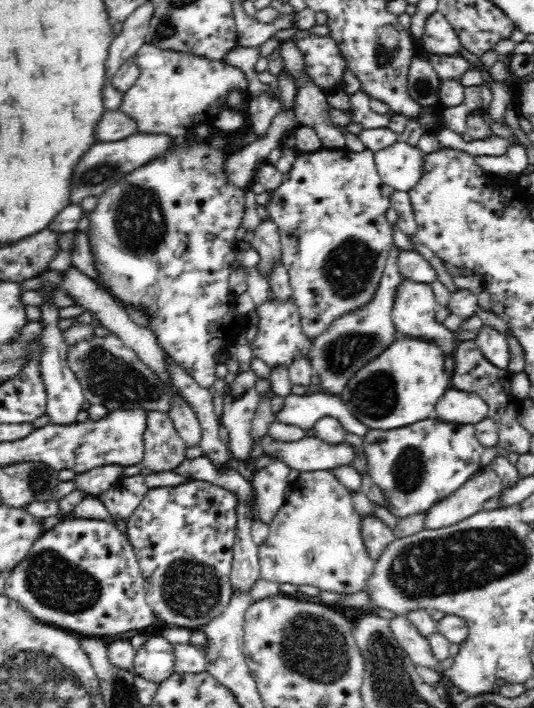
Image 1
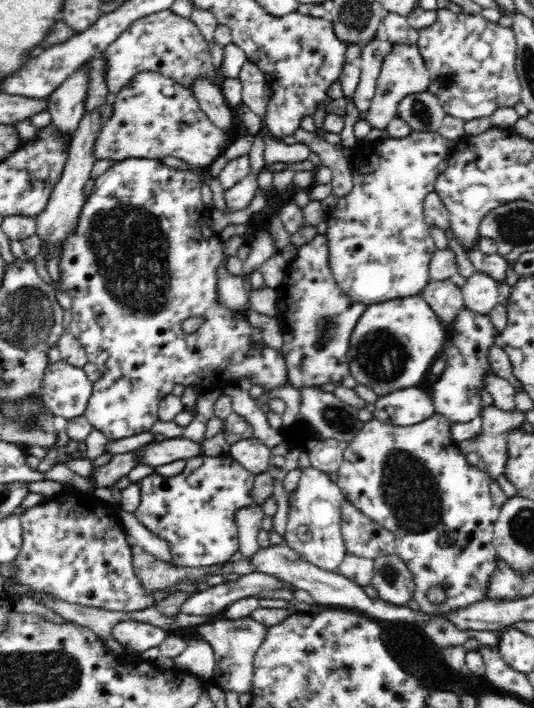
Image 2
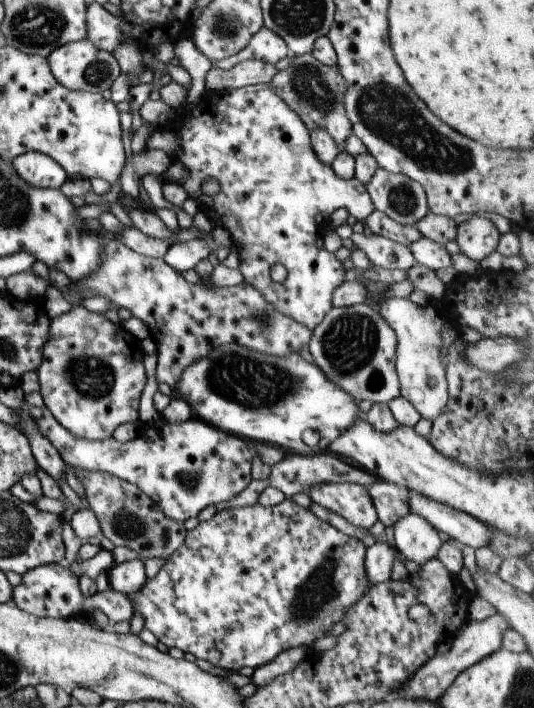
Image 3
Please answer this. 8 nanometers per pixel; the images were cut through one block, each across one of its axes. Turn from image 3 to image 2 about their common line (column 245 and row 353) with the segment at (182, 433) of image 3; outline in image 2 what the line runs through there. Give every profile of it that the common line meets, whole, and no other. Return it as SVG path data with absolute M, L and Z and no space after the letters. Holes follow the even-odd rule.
M466 306L458 311L453 320L453 333L447 337L440 354L446 361L445 371L430 388L436 413L456 422L480 418L483 408L480 403L480 388L484 388L484 376L491 370L488 350L495 345L498 338L498 331L494 329L494 323L488 315L474 312Z

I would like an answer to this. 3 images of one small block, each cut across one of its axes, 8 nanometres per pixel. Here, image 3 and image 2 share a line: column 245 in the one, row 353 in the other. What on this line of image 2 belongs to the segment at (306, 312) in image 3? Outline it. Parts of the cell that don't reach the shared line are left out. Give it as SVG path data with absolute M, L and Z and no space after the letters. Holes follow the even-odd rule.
M129 158L123 161L115 161L115 163L108 170L106 170L106 172L95 178L92 191L86 197L84 206L80 211L75 232L72 233L61 246L61 255L59 256L60 280L63 282L63 286L67 288L68 296L72 298L71 309L68 313L67 330L72 333L72 336L74 336L74 338L78 340L78 342L86 349L88 362L98 365L98 369L100 369L100 378L98 378L98 380L92 384L92 394L88 400L88 404L86 404L84 416L92 425L92 428L96 428L96 430L103 432L109 441L118 440L120 438L128 438L128 436L136 436L136 434L140 434L140 432L146 432L147 430L149 431L154 422L158 420L158 404L160 404L160 400L162 400L162 398L164 398L166 395L170 394L172 392L172 388L174 388L176 384L183 384L184 386L195 386L196 384L203 384L206 385L207 389L214 387L213 384L216 381L218 381L220 385L227 385L228 382L232 382L235 379L244 376L250 379L252 385L258 384L262 386L264 392L267 392L273 388L280 388L280 386L284 386L286 383L289 383L289 378L287 378L287 364L283 358L282 349L280 352L278 352L277 350L267 346L264 342L254 342L251 339L251 332L254 327L252 327L252 324L248 321L248 319L246 319L246 317L243 315L233 311L232 309L222 305L222 303L220 303L220 299L218 299L218 268L220 268L220 264L222 264L222 260L225 260L226 256L223 251L222 241L218 239L216 234L213 232L213 229L208 226L208 222L210 220L210 211L207 209L207 207L204 206L204 202L202 201L200 193L200 187L202 186L202 183L200 180L201 179L193 171L170 167L163 163L161 159ZM192 316L204 316L204 323L195 332L184 332L182 329L182 322L184 322L186 318L192 318Z

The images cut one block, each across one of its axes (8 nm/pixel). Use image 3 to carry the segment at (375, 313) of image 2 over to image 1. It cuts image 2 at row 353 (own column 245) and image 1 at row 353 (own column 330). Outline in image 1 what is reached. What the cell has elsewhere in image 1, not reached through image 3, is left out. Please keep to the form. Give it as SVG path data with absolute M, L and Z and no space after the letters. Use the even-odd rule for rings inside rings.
M398 336L382 354L378 354L374 360L370 360L366 366L362 366L344 386L339 395L348 410L369 429L392 430L402 428L408 424L414 424L418 420L437 418L434 410L438 399L446 390L452 388L451 375L444 371L444 360L447 355L442 349L427 340Z

